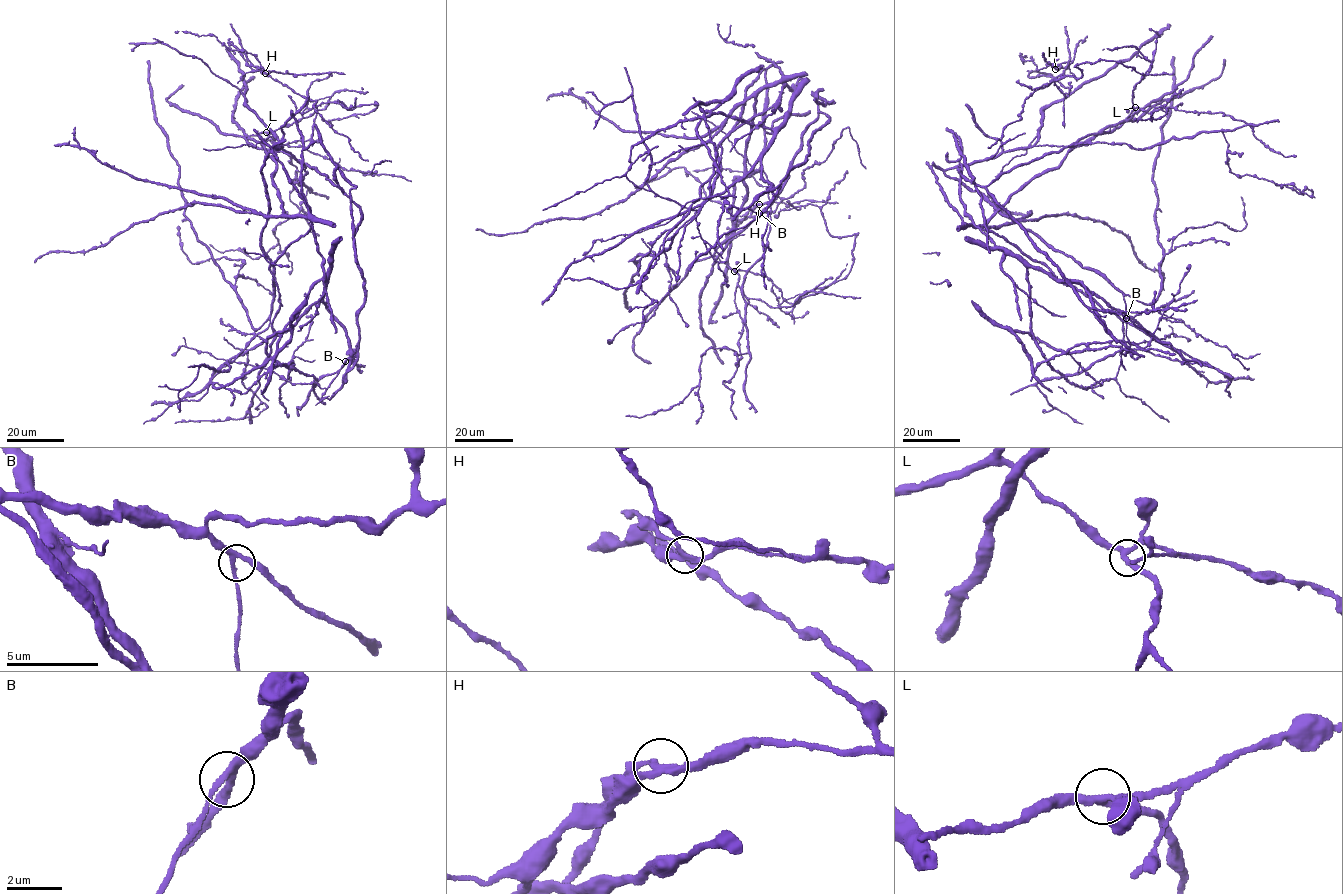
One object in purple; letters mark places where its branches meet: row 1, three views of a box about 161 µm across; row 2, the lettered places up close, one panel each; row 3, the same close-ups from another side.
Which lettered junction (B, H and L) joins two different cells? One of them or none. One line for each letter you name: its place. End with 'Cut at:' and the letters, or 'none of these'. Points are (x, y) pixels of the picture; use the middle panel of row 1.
H: at (759, 204)
Cut at: H

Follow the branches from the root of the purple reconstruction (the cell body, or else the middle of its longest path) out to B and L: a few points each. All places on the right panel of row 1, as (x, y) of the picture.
B: (1053, 145), (1072, 145), (1010, 168), (987, 186), (986, 191), (1057, 268), (1087, 306), (1116, 311), (1126, 318)
L: (1053, 145), (1072, 146), (1090, 134), (1107, 132), (1125, 119), (1135, 107)

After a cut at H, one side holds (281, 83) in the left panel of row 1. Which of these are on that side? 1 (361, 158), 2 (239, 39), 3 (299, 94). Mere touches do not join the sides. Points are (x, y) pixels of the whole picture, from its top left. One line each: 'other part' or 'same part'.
1: same part
2: same part
3: same part

